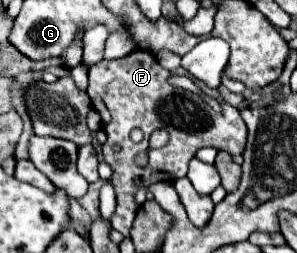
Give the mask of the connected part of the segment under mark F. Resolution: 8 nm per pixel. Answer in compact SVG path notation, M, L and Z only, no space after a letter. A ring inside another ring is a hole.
M134 51L122 59L100 61L90 67L88 75L88 95L94 109L100 113L104 131L108 135L108 141L102 147L104 161L114 169L112 185L116 189L118 205L112 217L112 227L124 237L130 237L130 227L136 215L132 185L134 177L140 177L146 187L156 181L174 181L188 173L190 159L202 147L212 147L230 155L242 155L246 149L248 129L240 117L240 111L220 101L222 111L216 113L200 95L172 87L168 83L168 71L148 51ZM134 127L140 127L144 131L144 139L140 143L134 143L130 139L130 131ZM154 129L166 129L170 133L170 141L162 149L152 149L148 145L150 133ZM114 145L120 145L118 153L114 153ZM142 151L146 151L150 157L146 167L140 167L134 161Z

